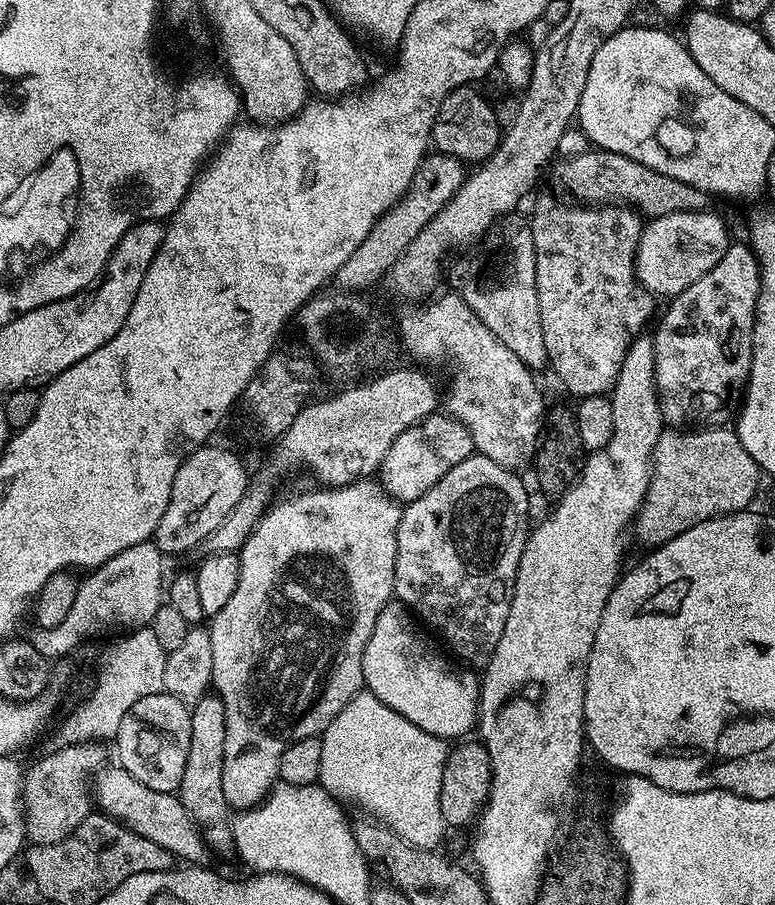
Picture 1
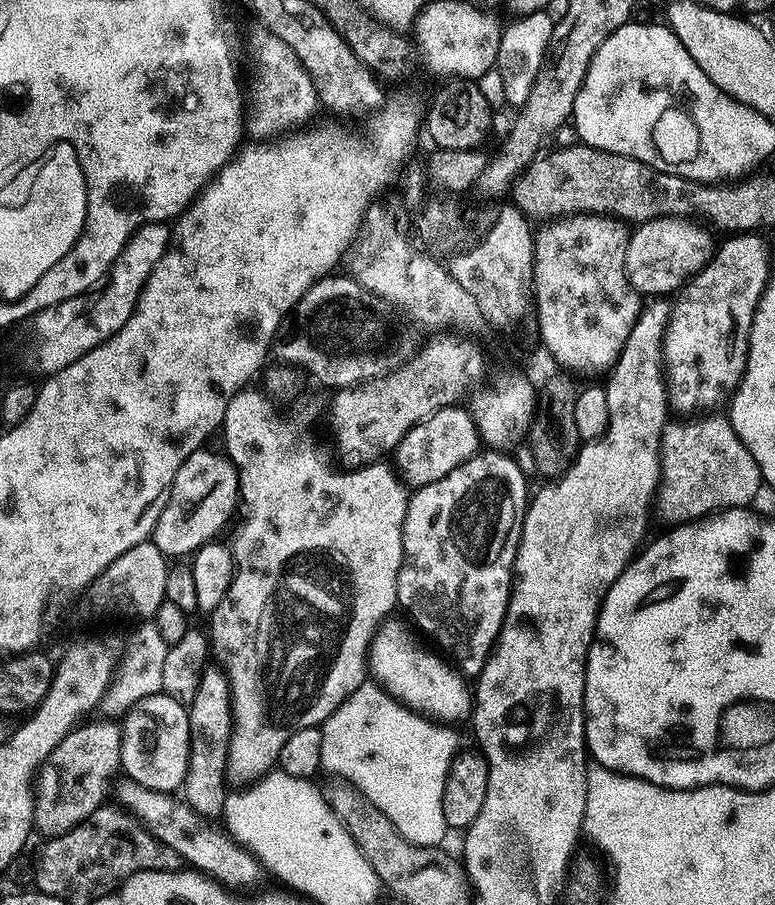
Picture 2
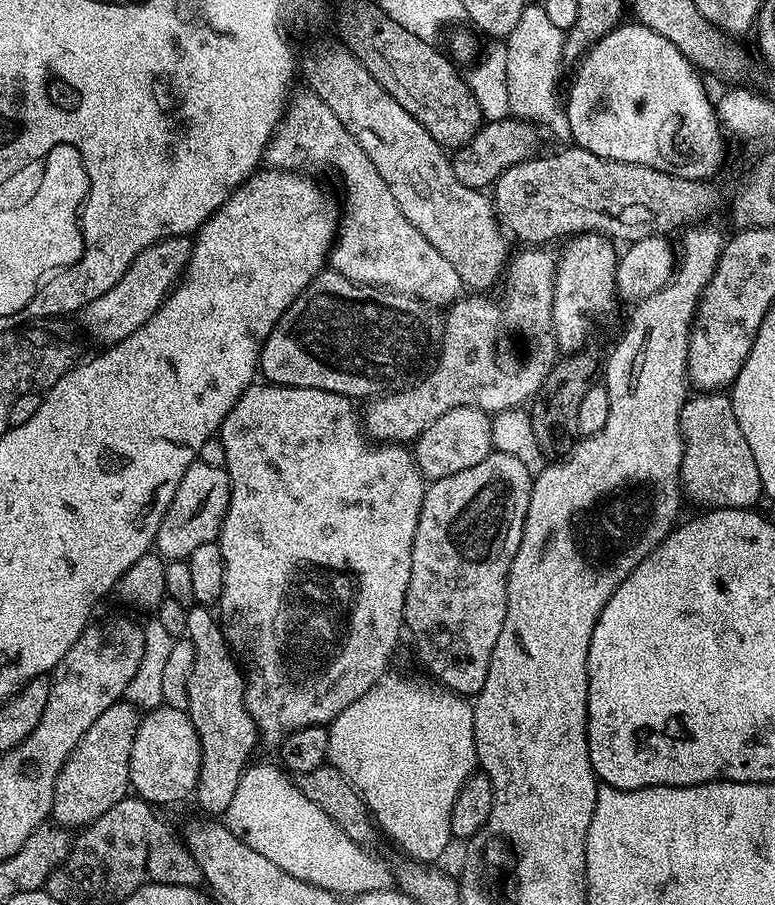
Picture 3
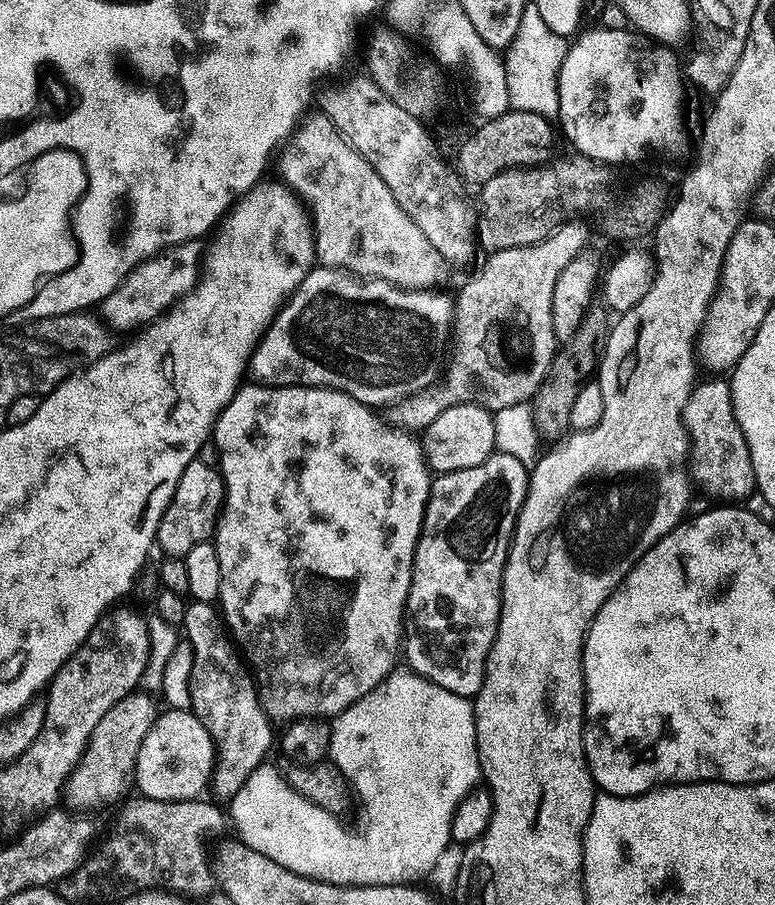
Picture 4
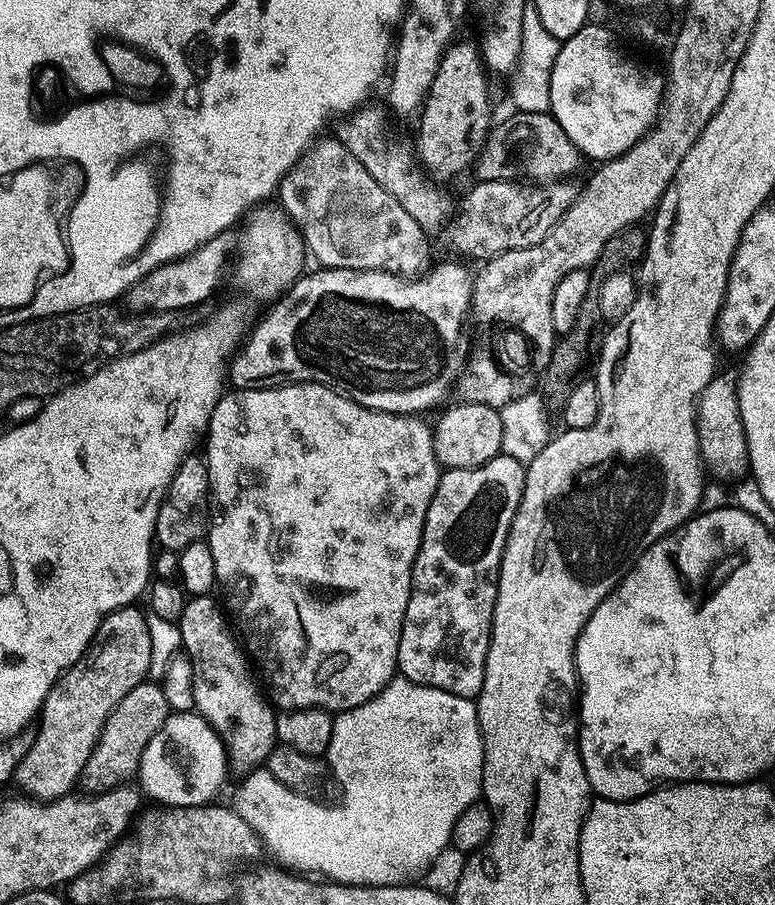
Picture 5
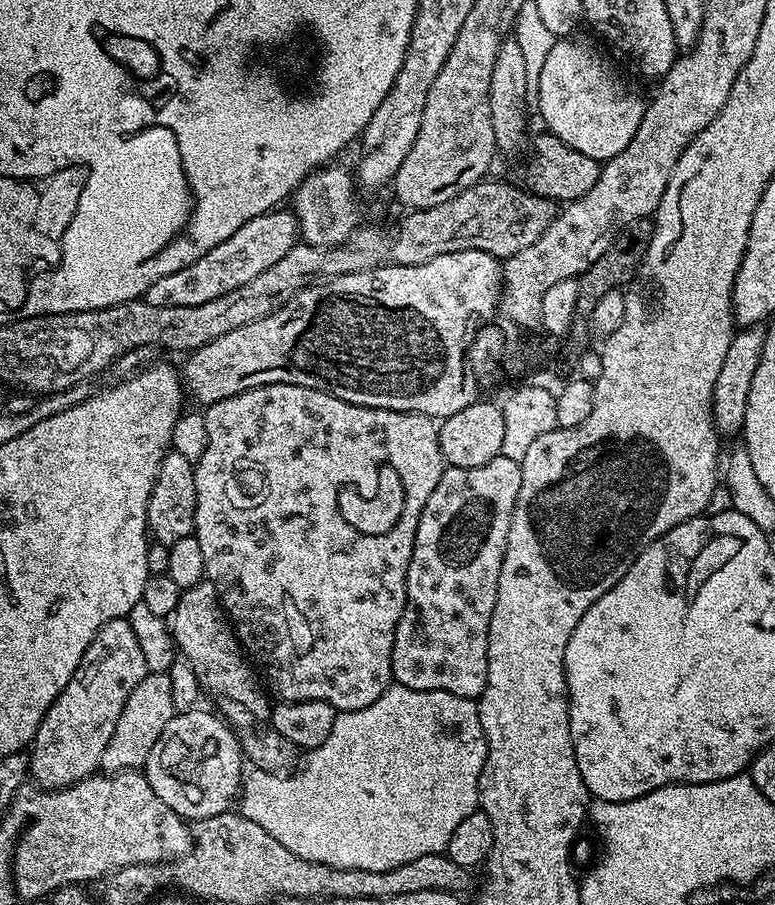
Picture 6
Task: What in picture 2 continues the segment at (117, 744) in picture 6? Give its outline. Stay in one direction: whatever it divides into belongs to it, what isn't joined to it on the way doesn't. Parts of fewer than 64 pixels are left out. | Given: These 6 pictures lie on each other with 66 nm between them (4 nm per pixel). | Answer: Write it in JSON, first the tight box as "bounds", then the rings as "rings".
{"bounds":[34,719,122,838],"rings":[[[89,719],[77,726],[46,758],[34,785],[36,819],[34,828],[44,838],[61,836],[78,826],[109,799],[108,787],[121,775],[122,728],[115,719]]]}

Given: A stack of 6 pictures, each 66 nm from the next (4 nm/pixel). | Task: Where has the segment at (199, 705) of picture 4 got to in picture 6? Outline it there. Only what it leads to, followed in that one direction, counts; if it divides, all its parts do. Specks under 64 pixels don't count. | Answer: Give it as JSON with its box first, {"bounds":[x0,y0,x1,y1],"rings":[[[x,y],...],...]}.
{"bounds":[170,578,270,720],"rings":[[[207,578],[181,591],[178,606],[170,617],[170,627],[179,655],[188,660],[190,666],[194,666],[194,674],[198,674],[200,687],[207,695],[209,692],[212,696],[221,696],[222,699],[237,704],[256,720],[269,719],[270,703],[260,693],[261,681],[258,679],[257,669],[240,647],[240,639],[228,619],[228,613],[220,605],[216,587]]]}

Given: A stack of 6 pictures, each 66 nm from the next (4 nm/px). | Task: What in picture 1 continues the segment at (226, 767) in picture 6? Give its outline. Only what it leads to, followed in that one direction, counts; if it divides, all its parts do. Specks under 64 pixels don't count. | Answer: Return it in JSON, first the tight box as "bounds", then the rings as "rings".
{"bounds":[114,691,191,793],"rings":[[[165,691],[142,698],[142,702],[134,702],[126,718],[122,718],[114,737],[116,752],[120,755],[119,767],[126,769],[134,778],[138,778],[142,786],[150,786],[150,790],[175,793],[182,782],[182,770],[186,770],[186,754],[190,754],[191,717],[189,705],[169,696]]]}

